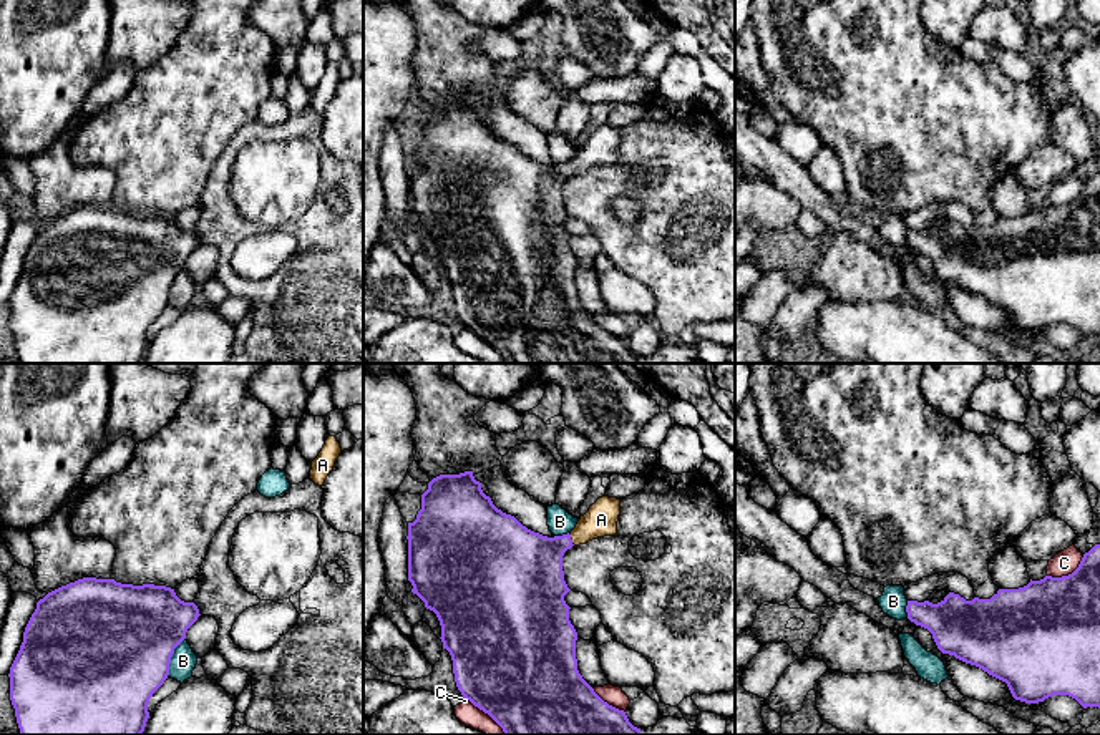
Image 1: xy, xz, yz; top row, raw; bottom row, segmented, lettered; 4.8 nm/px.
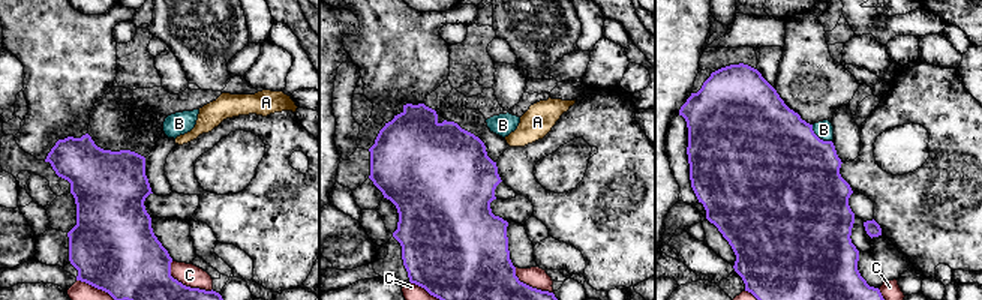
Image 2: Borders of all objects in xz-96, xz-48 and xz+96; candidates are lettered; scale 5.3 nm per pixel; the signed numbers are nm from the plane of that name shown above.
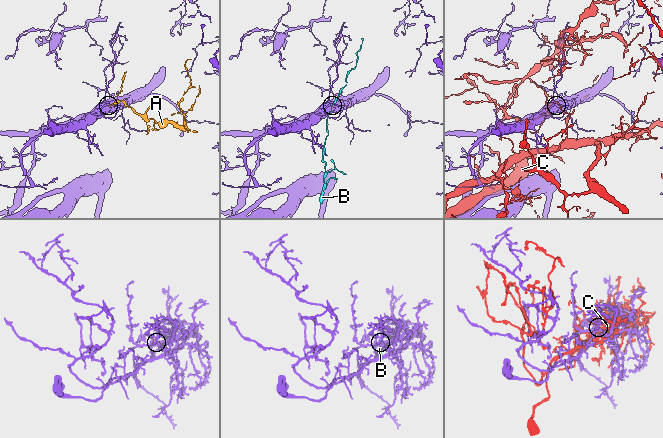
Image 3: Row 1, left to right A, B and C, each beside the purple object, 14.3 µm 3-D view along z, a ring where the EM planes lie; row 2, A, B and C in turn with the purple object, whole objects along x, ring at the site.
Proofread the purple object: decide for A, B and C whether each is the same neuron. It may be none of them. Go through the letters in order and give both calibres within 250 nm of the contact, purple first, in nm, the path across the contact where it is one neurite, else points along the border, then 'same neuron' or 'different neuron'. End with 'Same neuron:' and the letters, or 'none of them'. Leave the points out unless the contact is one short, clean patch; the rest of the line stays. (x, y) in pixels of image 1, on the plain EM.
A: 340 nm thick on the purple side, 160 nm on the other; runs through xz (528, 194), (558, 173), (571, 168), (601, 148); same neuron
B: 500 nm thick on the purple side, 120 nm on the other; different neuron
C: 440 nm thick on the purple side, 120 nm on the other; different neuron
Same neuron: A

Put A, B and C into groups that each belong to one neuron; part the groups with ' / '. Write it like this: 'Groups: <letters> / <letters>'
Groups: A / B / C

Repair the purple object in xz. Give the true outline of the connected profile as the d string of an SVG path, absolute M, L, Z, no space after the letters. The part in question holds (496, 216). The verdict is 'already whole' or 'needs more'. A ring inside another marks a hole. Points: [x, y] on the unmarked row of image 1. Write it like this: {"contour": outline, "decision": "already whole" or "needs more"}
{"contour": "M473 100L460 103L440 103L428 111L428 118L421 123L421 138L413 151L408 151L408 209L411 221L416 222L425 236L433 239L441 254L441 270L453 289L453 302L463 327L488 342L504 360L504 363L640 363L640 357L634 355L625 340L604 330L594 317L582 307L577 299L576 269L577 260L569 249L569 234L564 224L571 219L564 209L562 184L572 174L586 173L592 168L617 163L617 149L621 143L621 128L602 124L589 139L581 144L576 156L562 164L548 166L523 154L514 144L498 138L491 126L481 118L481 111L475 108Z", "decision": "needs more"}

